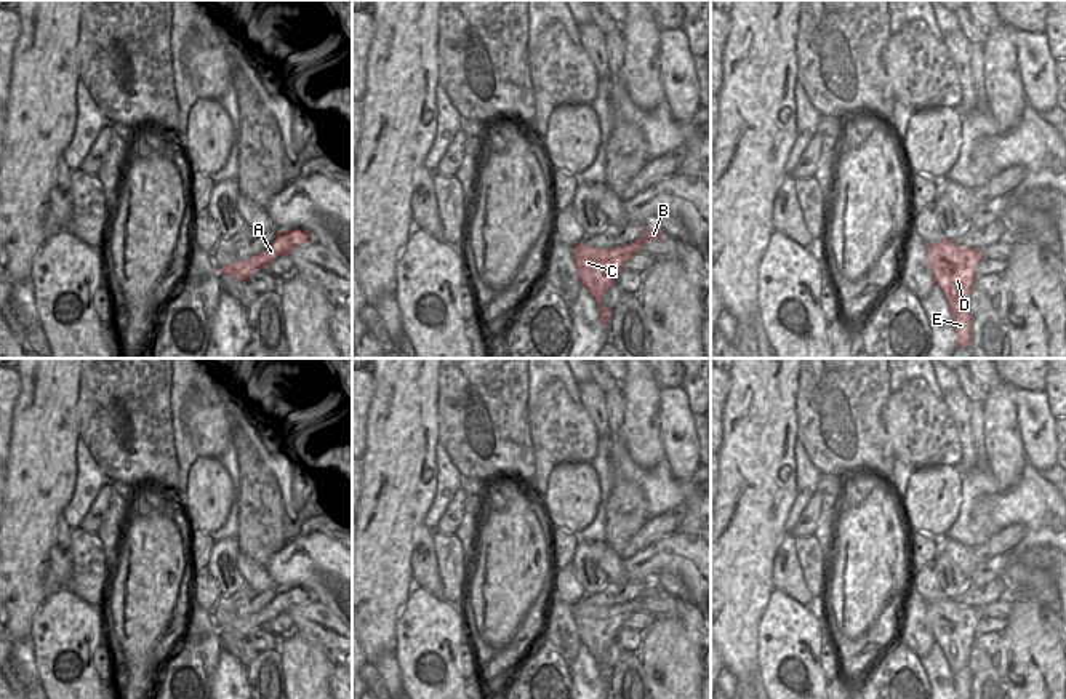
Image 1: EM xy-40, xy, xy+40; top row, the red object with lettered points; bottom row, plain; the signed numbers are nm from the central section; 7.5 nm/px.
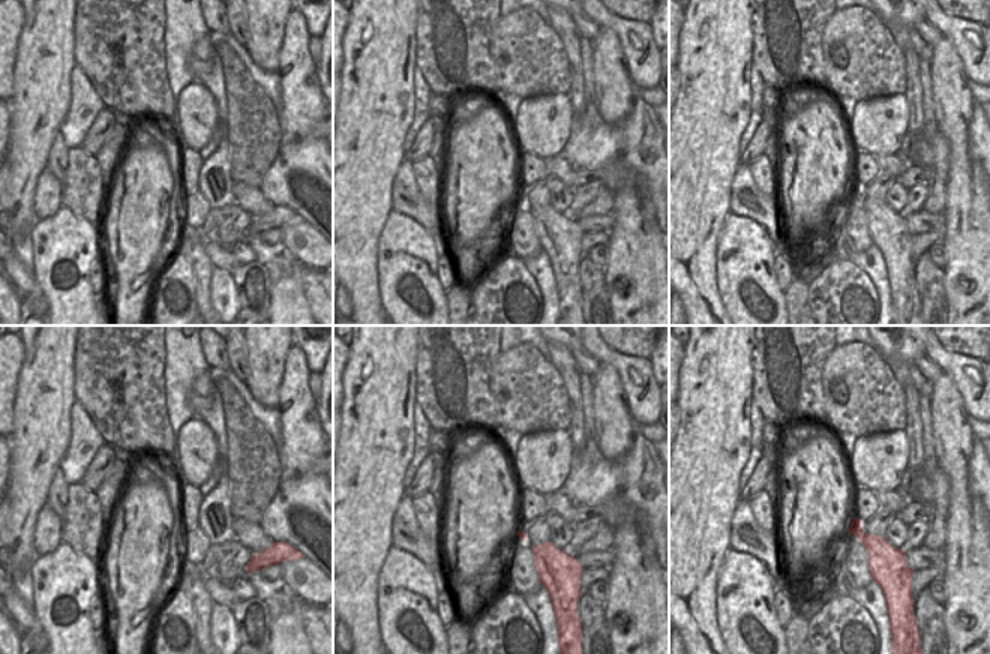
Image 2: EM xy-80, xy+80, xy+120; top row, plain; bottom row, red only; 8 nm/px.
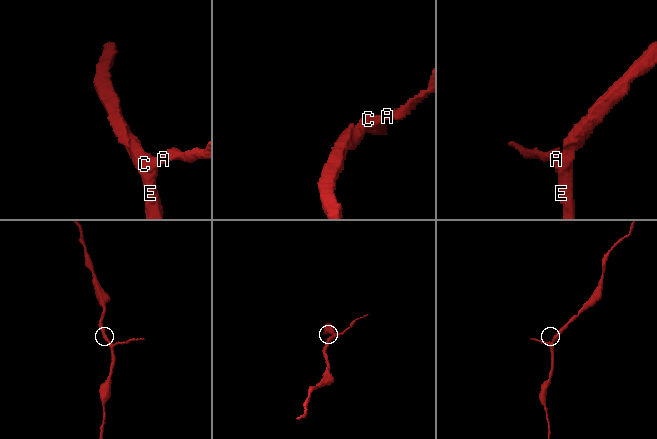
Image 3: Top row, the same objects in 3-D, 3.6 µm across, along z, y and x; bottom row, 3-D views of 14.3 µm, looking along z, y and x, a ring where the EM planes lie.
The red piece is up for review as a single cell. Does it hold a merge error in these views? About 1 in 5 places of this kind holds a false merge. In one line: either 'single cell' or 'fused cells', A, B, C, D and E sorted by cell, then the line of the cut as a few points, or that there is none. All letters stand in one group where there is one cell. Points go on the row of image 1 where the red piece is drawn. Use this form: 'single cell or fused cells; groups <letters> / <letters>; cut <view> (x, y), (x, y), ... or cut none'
single cell; groups A B C D E; cut none

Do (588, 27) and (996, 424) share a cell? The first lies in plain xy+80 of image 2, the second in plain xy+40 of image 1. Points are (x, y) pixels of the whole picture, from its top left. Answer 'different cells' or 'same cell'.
different cells

